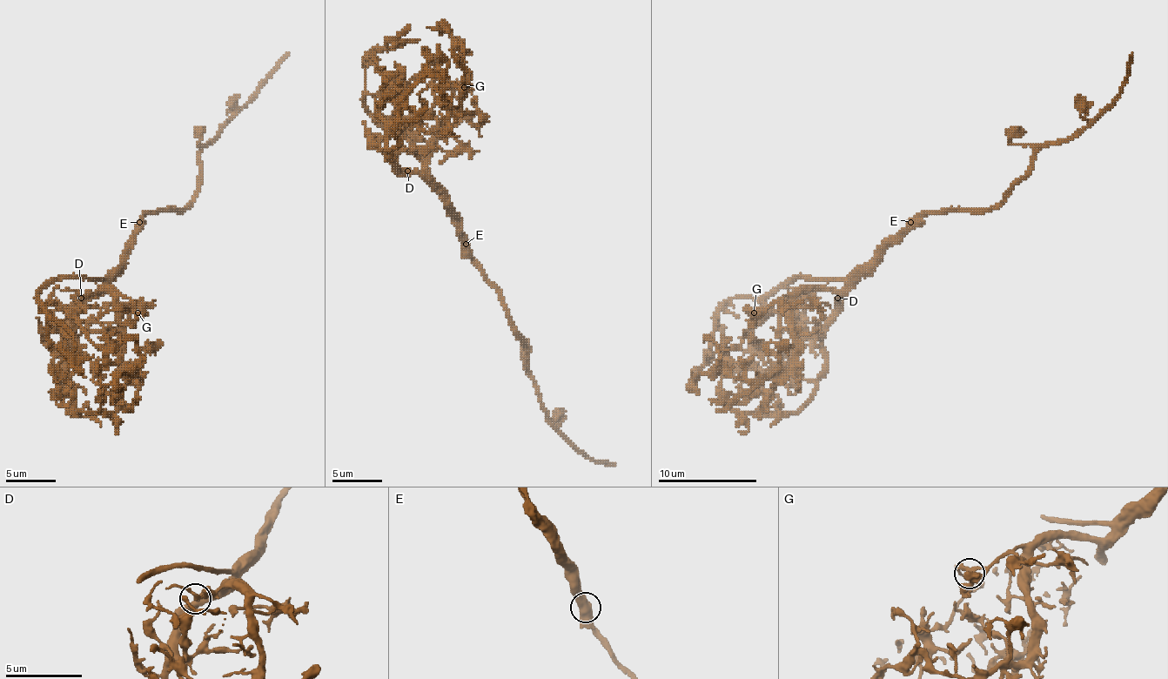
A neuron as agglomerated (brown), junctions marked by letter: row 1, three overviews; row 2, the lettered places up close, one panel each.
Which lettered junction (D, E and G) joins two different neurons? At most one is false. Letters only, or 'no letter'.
E

